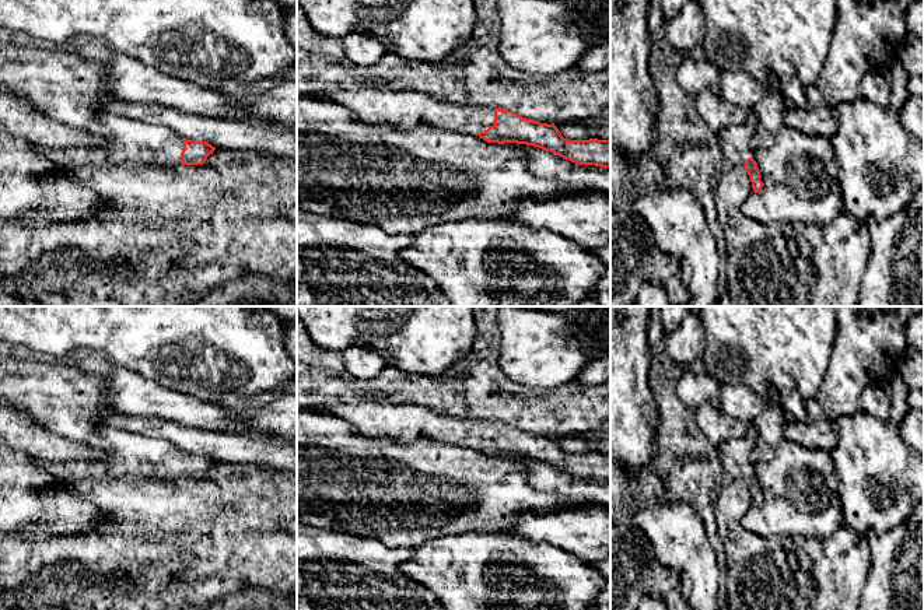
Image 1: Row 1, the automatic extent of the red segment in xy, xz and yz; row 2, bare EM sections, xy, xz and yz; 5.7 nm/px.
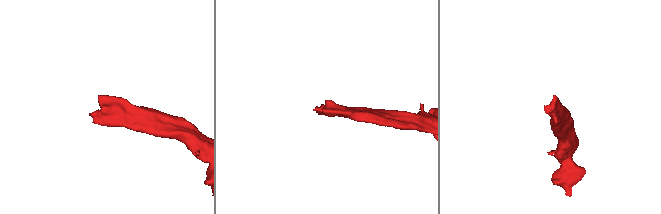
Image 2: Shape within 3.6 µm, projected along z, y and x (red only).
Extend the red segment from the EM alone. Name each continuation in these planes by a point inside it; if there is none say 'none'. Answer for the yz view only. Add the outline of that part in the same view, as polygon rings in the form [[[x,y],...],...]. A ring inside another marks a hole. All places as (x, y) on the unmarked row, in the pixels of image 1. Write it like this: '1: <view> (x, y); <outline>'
1: yz (735, 455); [[[749,424],[746,434],[742,438],[725,441],[718,446],[721,466],[727,481],[743,478],[748,471],[753,470],[750,458],[756,442],[757,431]]]

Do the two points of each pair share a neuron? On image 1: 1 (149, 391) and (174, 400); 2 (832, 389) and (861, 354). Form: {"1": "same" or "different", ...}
{"1": "same", "2": "same"}

